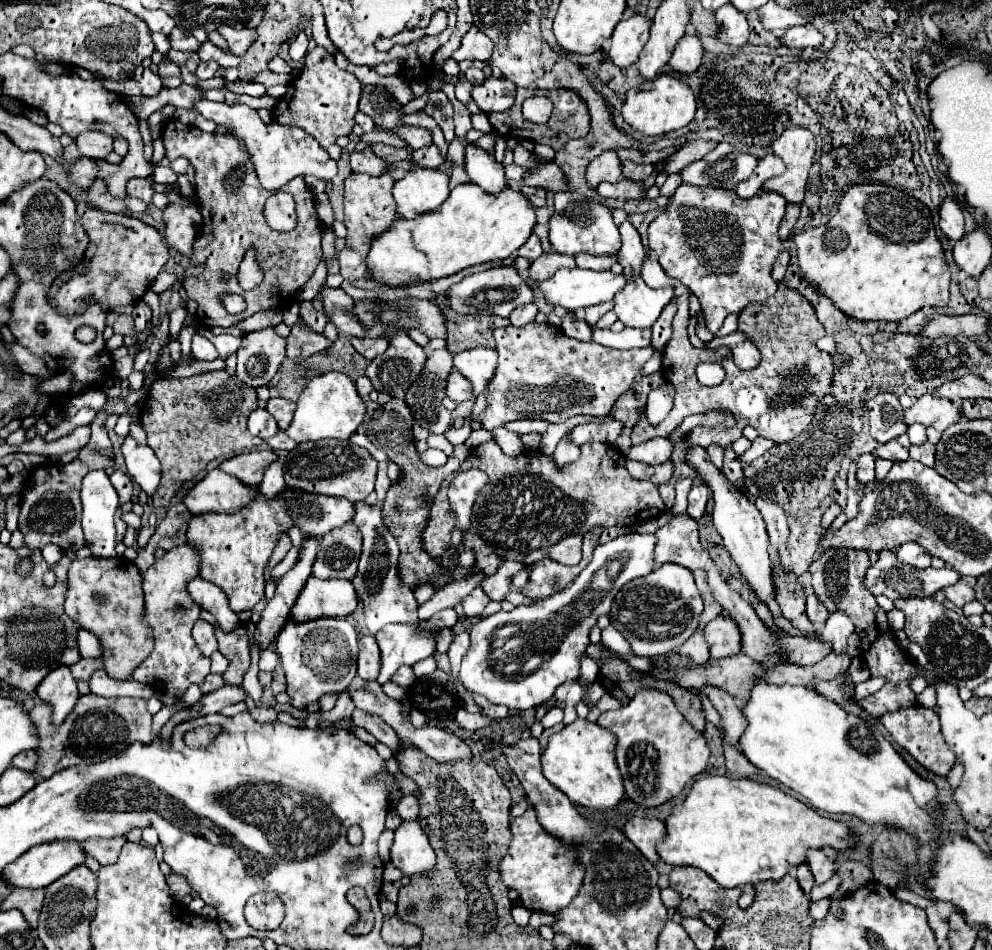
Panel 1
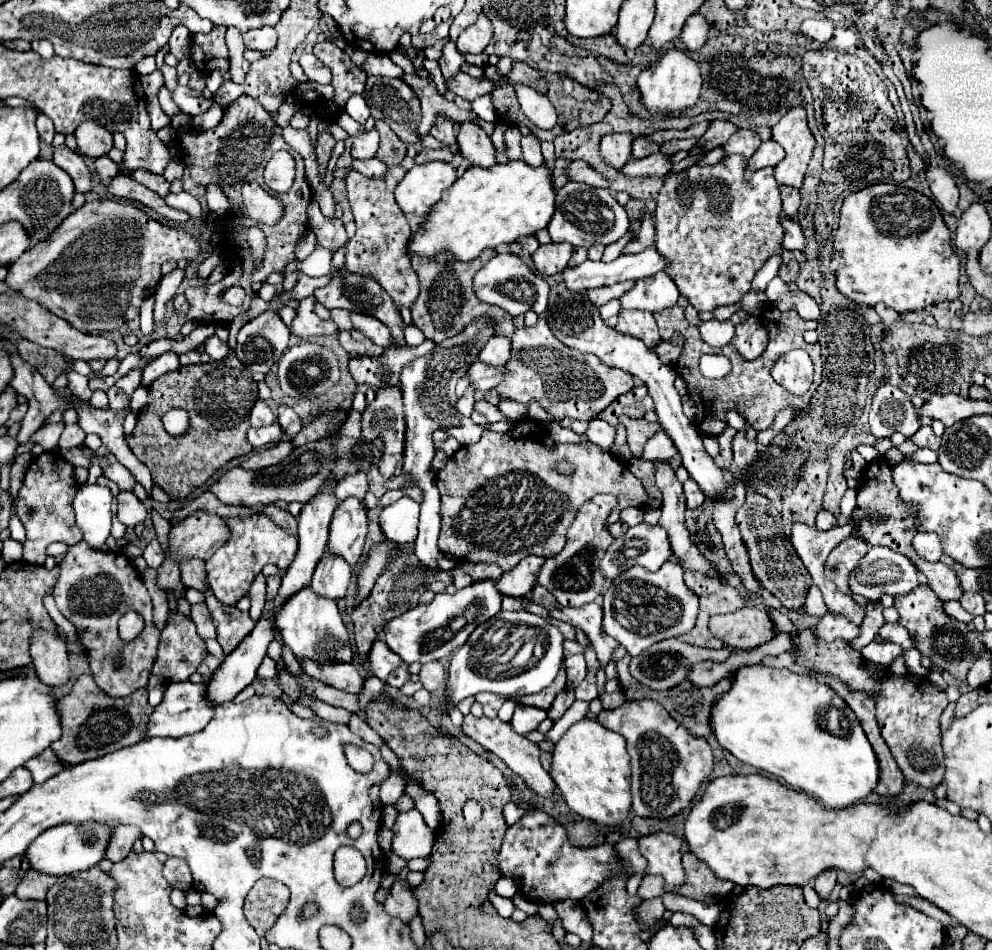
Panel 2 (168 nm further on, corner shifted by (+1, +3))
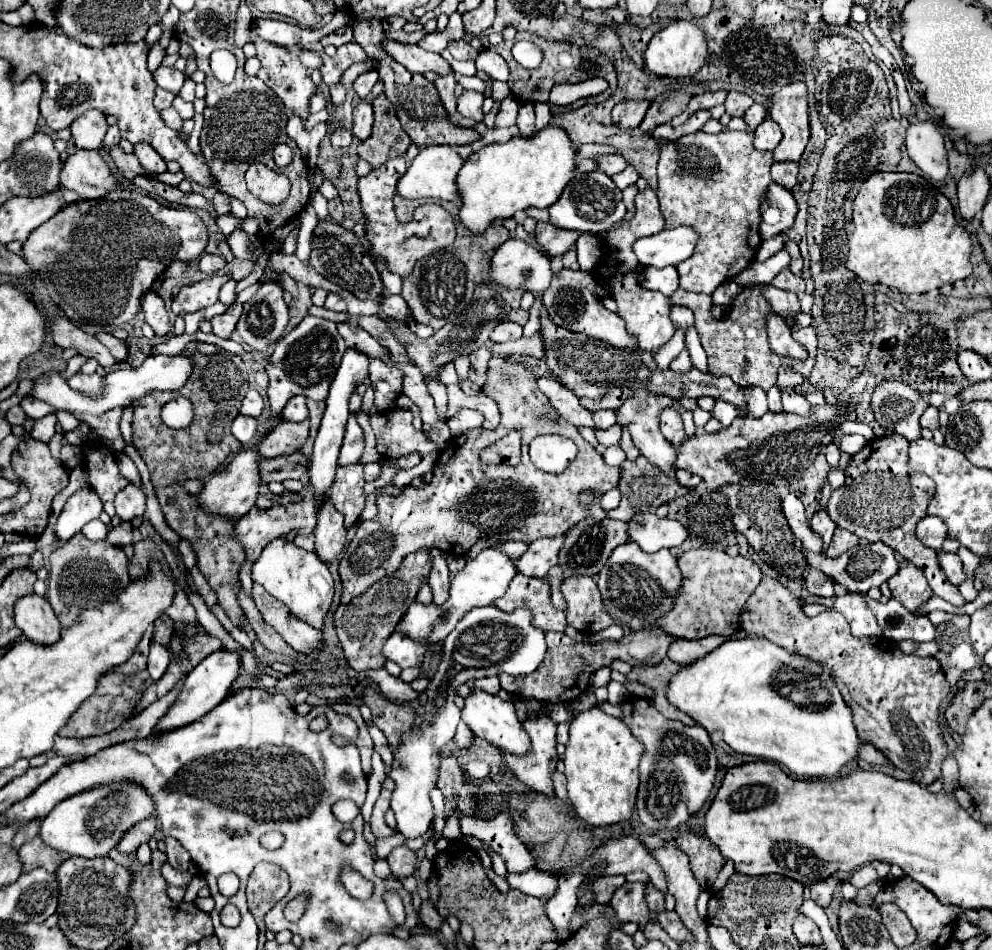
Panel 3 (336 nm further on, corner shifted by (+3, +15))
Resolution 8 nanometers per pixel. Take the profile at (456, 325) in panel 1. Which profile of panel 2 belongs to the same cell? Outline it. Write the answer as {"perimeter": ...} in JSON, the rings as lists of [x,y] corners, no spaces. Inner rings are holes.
{"perimeter":[[[486,250],[478,258],[470,262],[460,262],[460,260],[422,260],[422,258],[412,258],[412,268],[418,274],[420,280],[420,296],[414,302],[412,308],[412,320],[414,324],[424,332],[426,338],[434,340],[440,344],[446,338],[452,338],[460,334],[472,320],[476,318],[494,318],[496,320],[496,336],[510,336],[514,332],[512,316],[504,312],[502,308],[494,308],[490,304],[482,304],[474,292],[472,292],[472,278],[474,274],[496,254],[496,250]]]}

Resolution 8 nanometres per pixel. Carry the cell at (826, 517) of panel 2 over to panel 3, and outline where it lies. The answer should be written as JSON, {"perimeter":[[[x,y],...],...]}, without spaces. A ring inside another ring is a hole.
{"perimeter":[[[822,510],[822,512],[816,512],[816,514],[812,516],[810,526],[812,526],[812,530],[814,530],[816,534],[820,534],[820,536],[822,536],[822,544],[824,544],[822,552],[826,552],[826,548],[828,548],[828,544],[830,544],[832,536],[834,536],[836,524],[832,524],[832,520],[828,518],[828,512],[826,512],[826,510]]]}

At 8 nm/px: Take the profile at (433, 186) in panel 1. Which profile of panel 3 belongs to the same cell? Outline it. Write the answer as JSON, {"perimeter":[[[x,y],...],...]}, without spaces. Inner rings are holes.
{"perimeter":[[[426,146],[412,160],[406,174],[400,178],[396,192],[402,198],[410,198],[410,200],[418,200],[418,198],[456,200],[460,196],[458,186],[456,186],[456,176],[462,166],[464,166],[464,160],[460,158],[460,154],[452,146]]]}

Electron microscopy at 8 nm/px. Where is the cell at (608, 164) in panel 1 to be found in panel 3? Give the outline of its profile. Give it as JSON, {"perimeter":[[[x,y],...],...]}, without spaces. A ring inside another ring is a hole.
{"perimeter":[[[622,100],[614,106],[612,118],[620,128],[636,128],[640,126],[650,102],[648,100]]]}

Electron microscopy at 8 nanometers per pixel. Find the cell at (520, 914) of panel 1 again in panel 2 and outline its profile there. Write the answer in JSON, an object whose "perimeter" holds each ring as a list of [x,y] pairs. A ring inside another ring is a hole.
{"perimeter":[[[490,894],[490,902],[496,906],[496,910],[498,910],[498,914],[502,918],[510,918],[514,914],[514,910],[516,910],[516,906],[514,906],[514,902],[510,898],[502,898],[498,894]]]}

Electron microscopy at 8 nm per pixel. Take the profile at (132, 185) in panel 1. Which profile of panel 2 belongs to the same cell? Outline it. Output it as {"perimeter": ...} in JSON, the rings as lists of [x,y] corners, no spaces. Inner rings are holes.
{"perimeter":[[[138,170],[138,172],[132,174],[132,178],[136,182],[140,182],[142,186],[150,188],[152,192],[156,192],[160,198],[164,198],[170,192],[170,182],[164,176],[158,176],[158,174],[152,174],[152,172],[146,172],[146,170]]]}

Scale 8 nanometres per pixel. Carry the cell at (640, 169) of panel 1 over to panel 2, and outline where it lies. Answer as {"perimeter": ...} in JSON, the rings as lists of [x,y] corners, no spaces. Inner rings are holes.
{"perimeter":[[[642,136],[642,138],[634,140],[634,144],[632,144],[632,156],[634,156],[636,160],[640,160],[640,158],[646,158],[646,156],[656,154],[658,148],[660,148],[658,144],[650,144],[650,142]]]}

